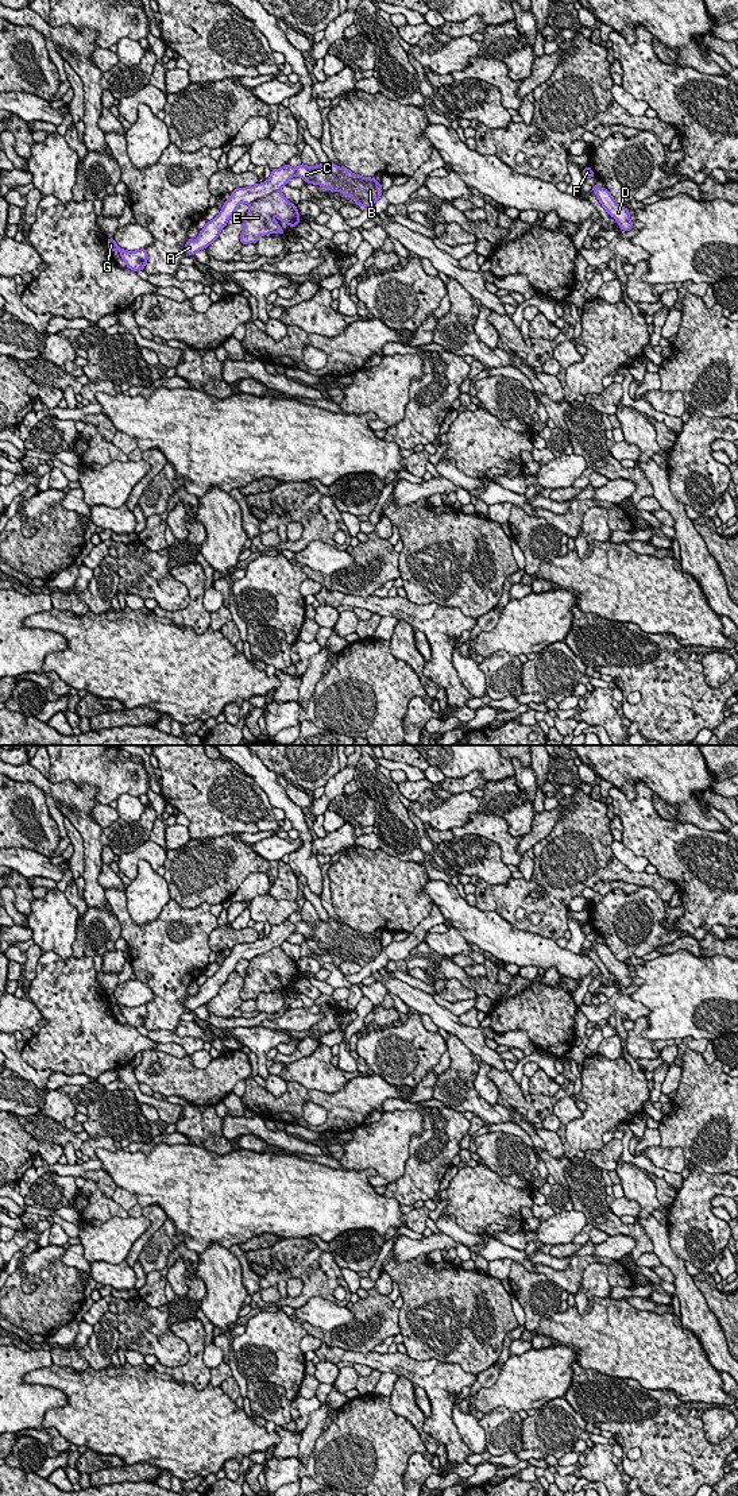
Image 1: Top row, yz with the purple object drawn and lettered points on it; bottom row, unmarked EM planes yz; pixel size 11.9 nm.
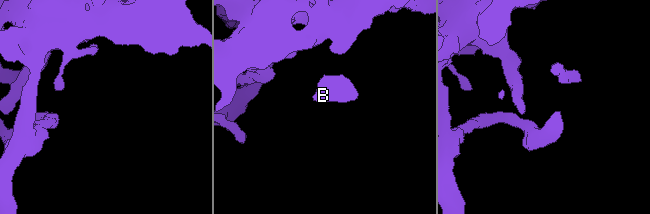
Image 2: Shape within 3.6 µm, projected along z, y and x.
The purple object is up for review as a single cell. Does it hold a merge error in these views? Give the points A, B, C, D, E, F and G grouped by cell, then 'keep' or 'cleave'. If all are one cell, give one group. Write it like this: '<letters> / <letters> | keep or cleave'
A B C D F G / E | cleave

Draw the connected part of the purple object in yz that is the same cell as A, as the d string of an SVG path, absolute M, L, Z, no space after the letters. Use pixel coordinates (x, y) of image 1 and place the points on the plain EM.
M332 917L328 921L306 922L301 919L297 924L286 919L281 925L271 926L267 937L255 942L235 945L220 969L200 986L198 994L188 995L185 1007L193 1013L197 1007L206 1005L219 994L220 987L227 982L229 973L236 971L237 963L242 959L250 961L273 948L281 946L294 932L301 933L304 938L317 940L331 948L339 946L364 964L374 961L382 952L382 940L376 938L374 933L353 930L345 922L339 924Z

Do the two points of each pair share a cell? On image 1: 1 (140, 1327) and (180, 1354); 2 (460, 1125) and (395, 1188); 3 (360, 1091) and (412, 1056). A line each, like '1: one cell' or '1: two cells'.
1: one cell
2: one cell
3: two cells

